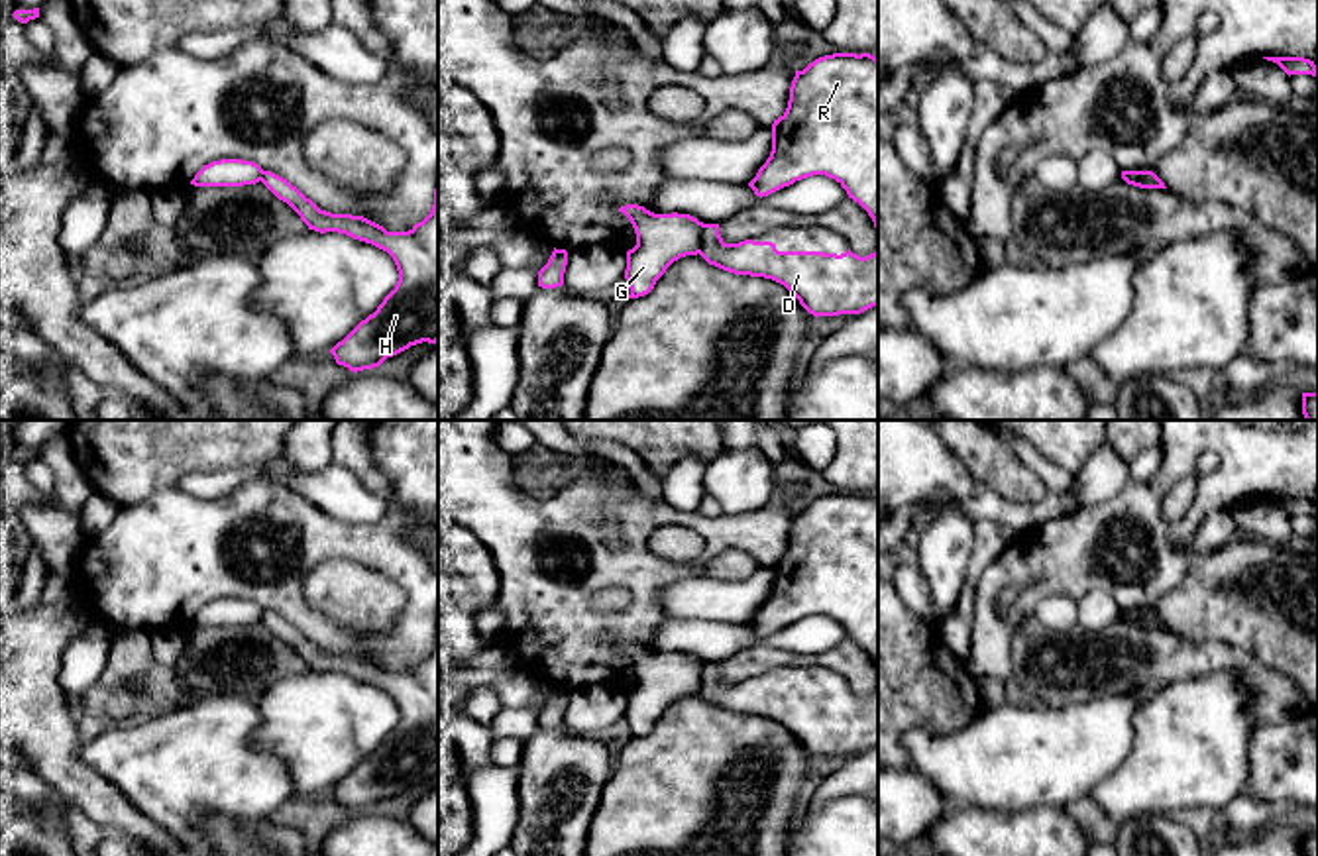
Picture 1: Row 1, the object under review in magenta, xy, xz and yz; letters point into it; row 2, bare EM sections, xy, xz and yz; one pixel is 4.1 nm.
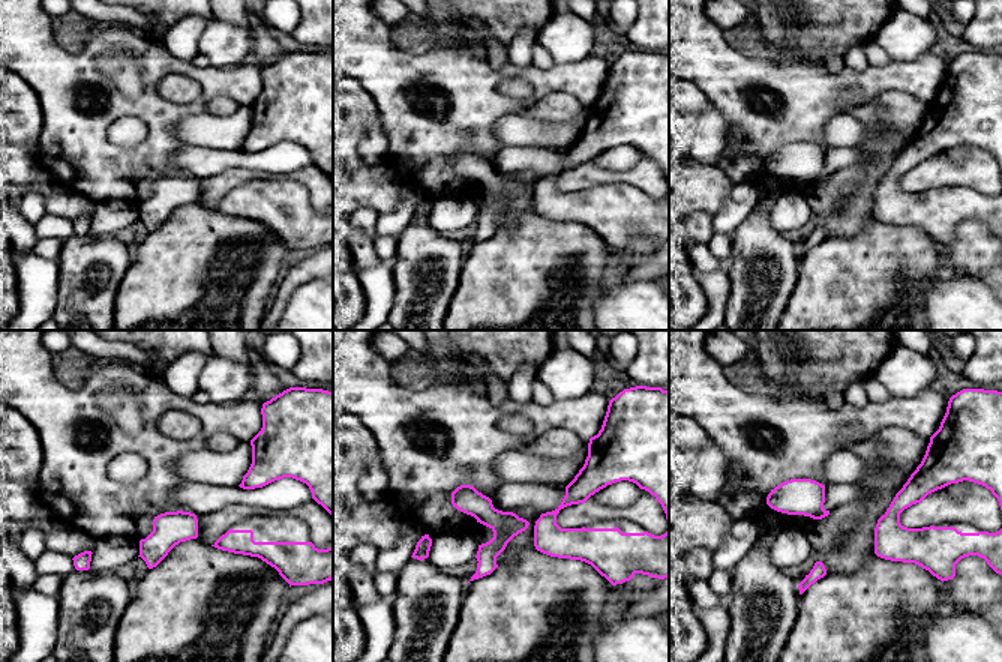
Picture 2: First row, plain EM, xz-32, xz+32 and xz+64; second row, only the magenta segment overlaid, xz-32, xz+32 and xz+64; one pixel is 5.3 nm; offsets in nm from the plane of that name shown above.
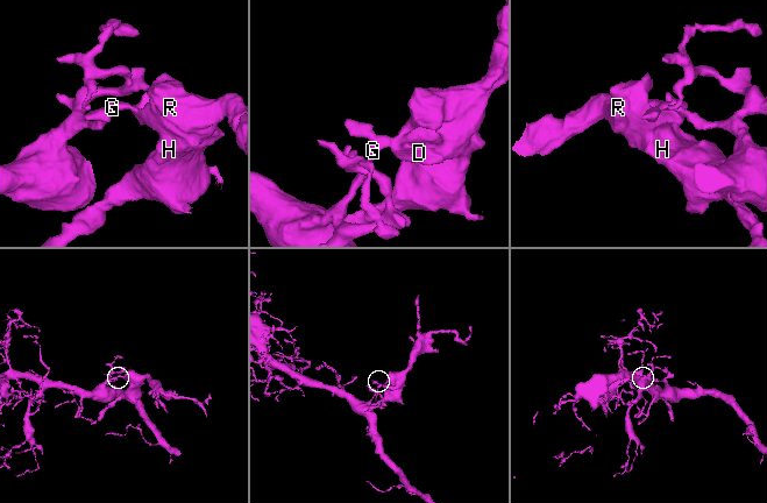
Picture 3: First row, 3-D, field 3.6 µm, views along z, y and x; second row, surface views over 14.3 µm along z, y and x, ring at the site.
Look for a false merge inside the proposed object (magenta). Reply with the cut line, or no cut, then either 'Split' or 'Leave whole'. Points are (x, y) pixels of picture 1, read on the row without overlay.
Split along xz (706, 664), (698, 692). Split

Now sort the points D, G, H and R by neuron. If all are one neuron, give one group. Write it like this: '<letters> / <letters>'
D H R / G

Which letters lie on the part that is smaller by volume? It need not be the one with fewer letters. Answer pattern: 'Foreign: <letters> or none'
Foreign: D, H, R

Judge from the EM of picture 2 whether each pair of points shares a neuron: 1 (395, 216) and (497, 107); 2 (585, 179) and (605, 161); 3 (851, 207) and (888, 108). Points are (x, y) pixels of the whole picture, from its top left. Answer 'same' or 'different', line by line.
1: different
2: different
3: same

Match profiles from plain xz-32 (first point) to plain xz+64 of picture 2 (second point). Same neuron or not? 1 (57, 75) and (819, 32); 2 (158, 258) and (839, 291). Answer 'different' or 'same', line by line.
1: different
2: same

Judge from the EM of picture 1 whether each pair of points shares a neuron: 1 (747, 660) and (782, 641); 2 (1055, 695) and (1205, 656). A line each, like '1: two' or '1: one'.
1: two
2: one

